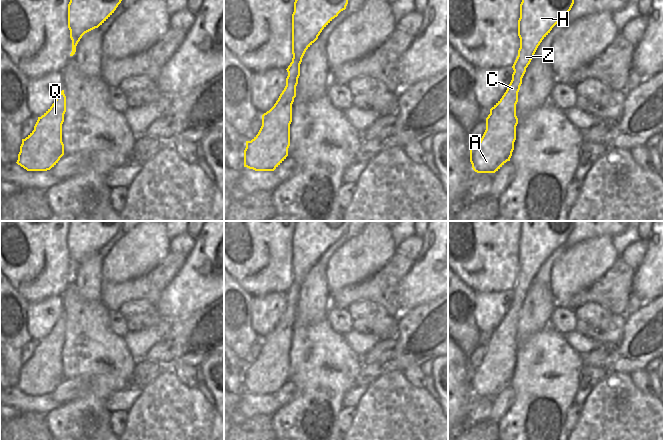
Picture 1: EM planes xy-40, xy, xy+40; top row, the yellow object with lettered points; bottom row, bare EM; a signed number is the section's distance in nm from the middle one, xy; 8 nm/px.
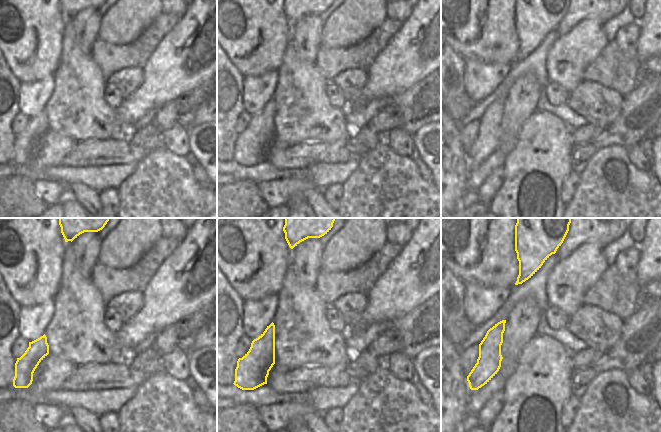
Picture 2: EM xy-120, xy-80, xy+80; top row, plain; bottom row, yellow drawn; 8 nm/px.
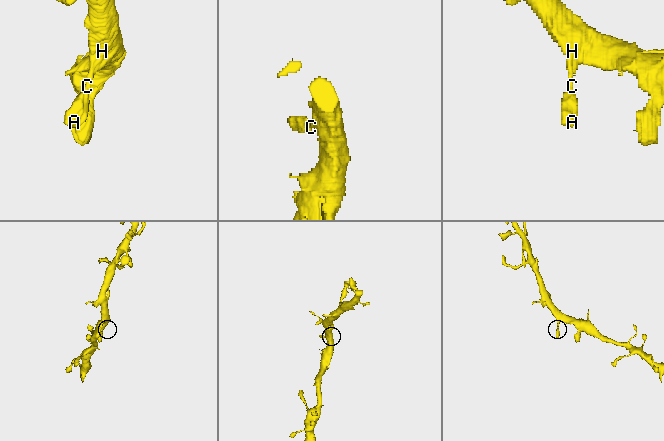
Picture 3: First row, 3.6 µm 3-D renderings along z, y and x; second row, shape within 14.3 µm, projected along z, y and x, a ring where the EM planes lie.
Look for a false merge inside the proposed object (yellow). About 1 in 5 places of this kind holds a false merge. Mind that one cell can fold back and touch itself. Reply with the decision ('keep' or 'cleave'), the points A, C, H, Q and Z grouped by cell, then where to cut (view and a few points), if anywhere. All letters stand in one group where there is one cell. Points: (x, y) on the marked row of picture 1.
keep | A C H Q Z | no cut

